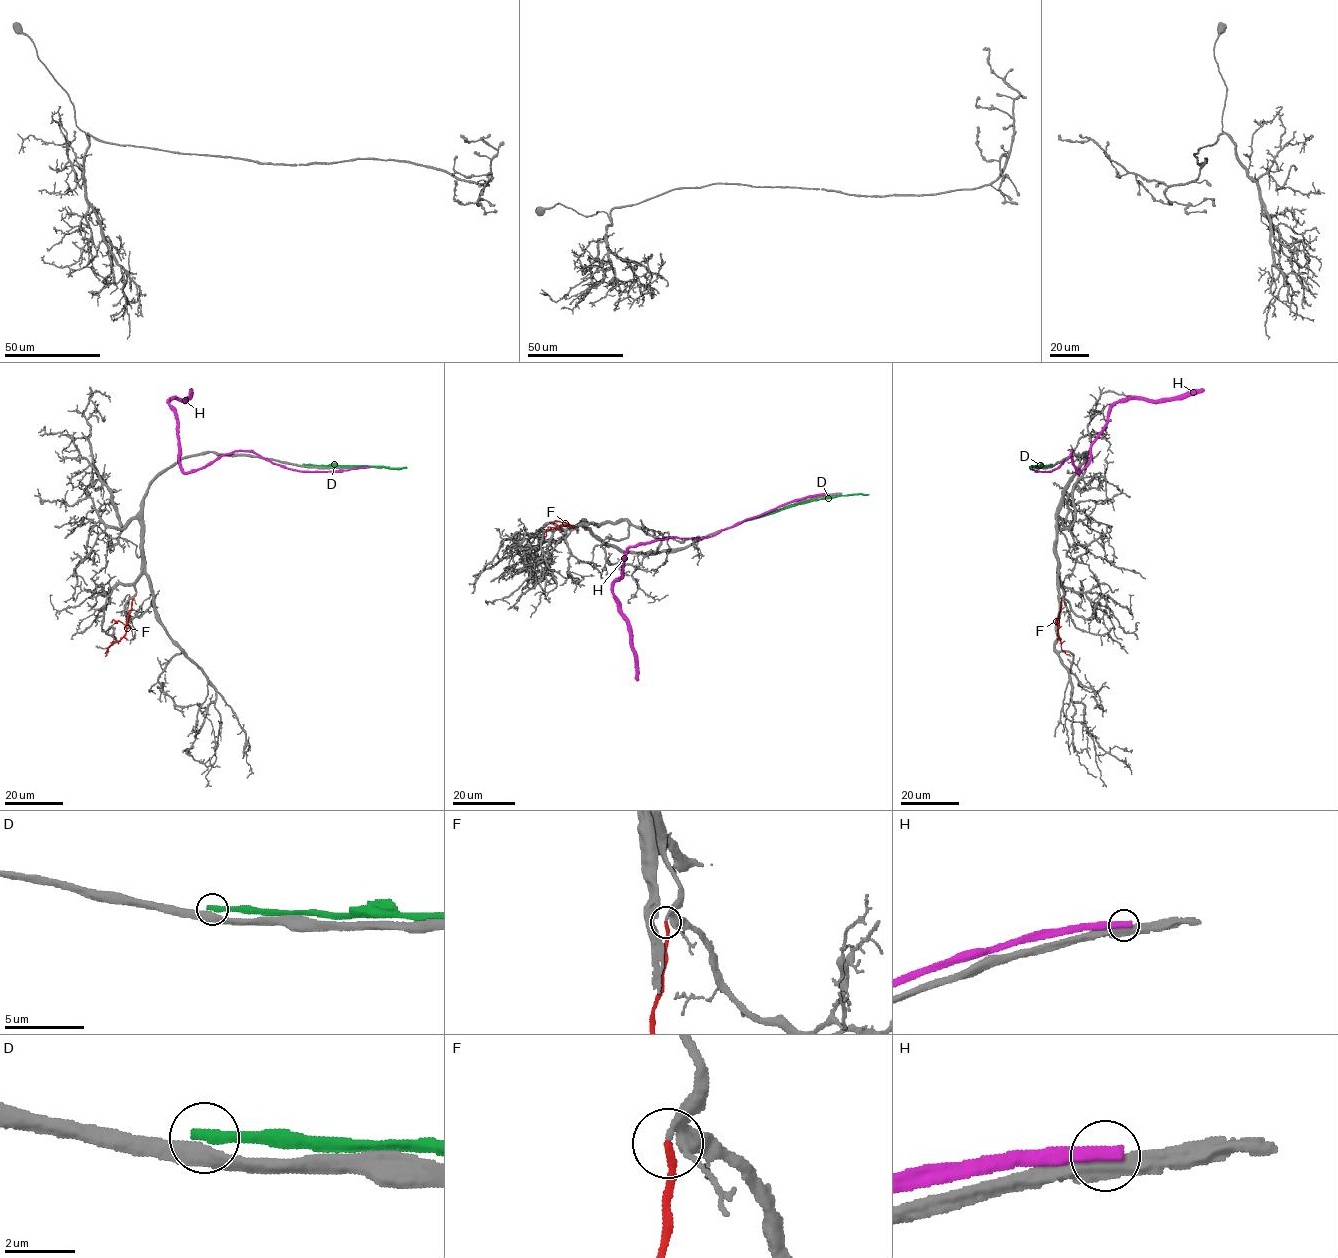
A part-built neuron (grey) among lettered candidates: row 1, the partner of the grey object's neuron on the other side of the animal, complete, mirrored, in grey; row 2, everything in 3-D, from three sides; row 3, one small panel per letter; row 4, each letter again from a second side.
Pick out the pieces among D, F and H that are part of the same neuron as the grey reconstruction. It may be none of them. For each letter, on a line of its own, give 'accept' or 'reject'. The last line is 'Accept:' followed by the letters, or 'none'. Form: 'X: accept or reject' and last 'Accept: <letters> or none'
D: reject
F: accept
H: reject
Accept: F

